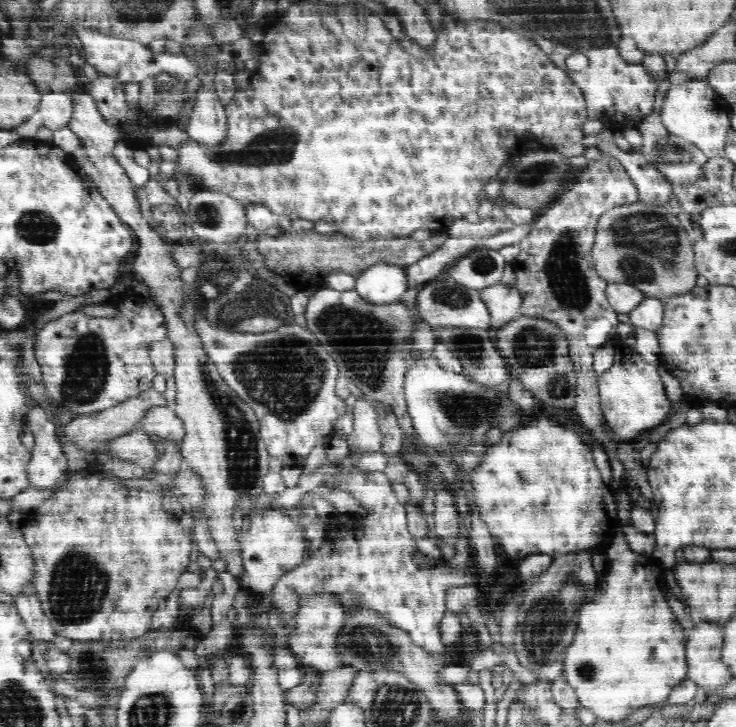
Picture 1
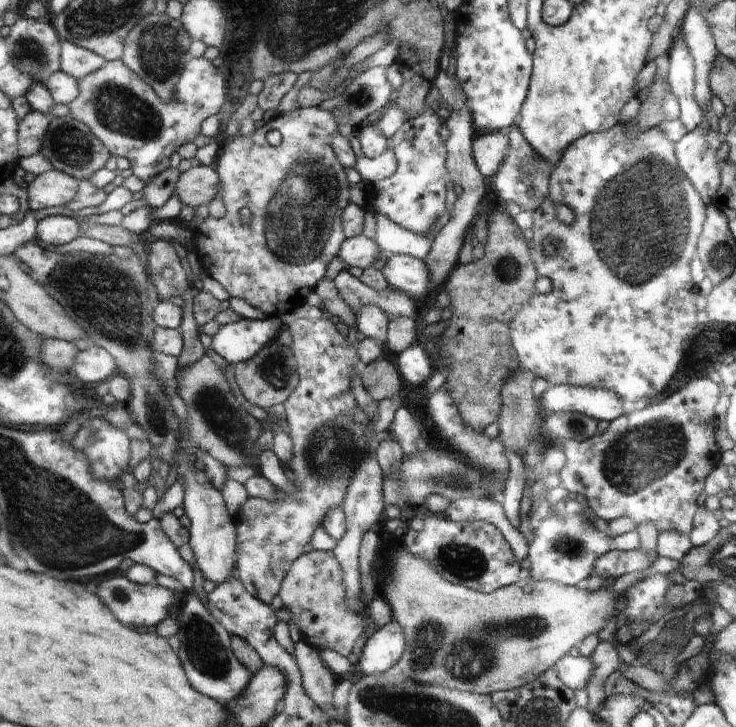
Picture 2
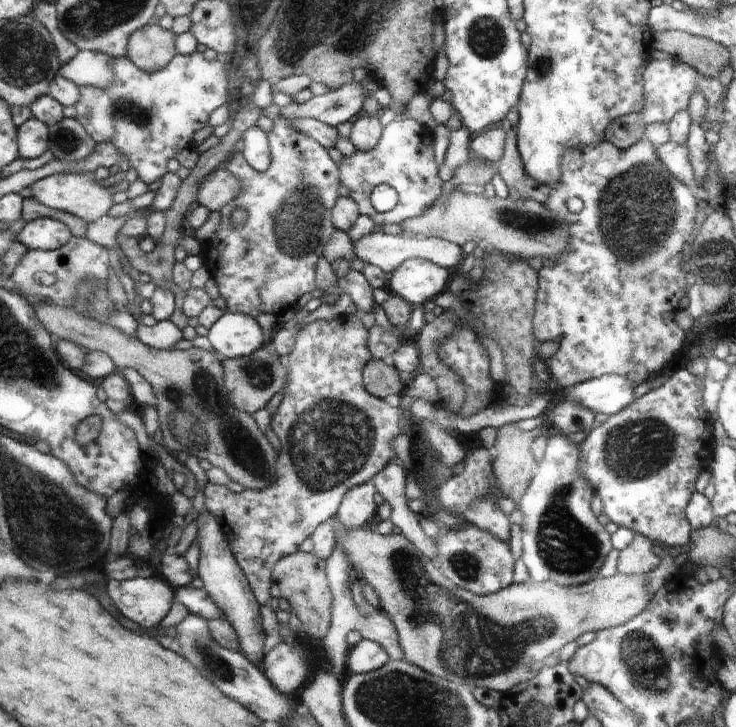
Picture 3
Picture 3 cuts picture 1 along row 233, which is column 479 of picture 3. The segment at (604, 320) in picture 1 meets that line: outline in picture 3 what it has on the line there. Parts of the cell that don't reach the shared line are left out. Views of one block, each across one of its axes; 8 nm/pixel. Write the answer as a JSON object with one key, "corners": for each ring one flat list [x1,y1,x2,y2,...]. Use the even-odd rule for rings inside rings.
{"corners":[[467,521,468,524,456,528,456,530,444,530,434,538,438,542,440,550,440,570,444,576,448,576,454,585,466,589,477,595,494,594,502,591,512,584,512,554,508,550,508,542,500,542,494,536,490,536,484,530,478,530,478,526]]}

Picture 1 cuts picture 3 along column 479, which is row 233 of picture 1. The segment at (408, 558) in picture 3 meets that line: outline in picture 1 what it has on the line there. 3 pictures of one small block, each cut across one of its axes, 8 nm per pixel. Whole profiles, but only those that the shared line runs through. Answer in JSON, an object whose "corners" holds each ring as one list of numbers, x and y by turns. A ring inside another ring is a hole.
{"corners":[[638,200,629,205,612,207,597,220,595,240,591,248,598,275,608,284,628,284,646,297,666,300,682,295,697,285,693,244,674,214,654,208]]}

